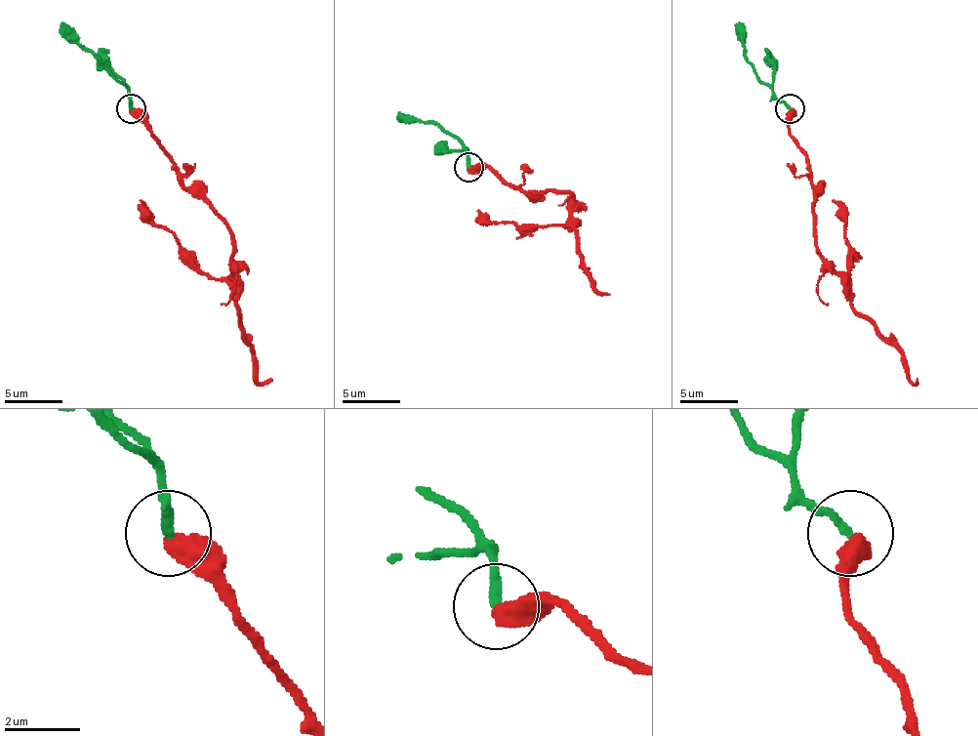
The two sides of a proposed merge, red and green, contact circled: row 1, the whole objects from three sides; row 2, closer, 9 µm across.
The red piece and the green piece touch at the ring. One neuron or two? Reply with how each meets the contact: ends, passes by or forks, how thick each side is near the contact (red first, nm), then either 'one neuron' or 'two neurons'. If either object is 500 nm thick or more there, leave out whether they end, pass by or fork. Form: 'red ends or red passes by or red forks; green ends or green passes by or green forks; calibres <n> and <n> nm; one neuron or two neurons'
calibres 550 and 240 nm; one neuron

